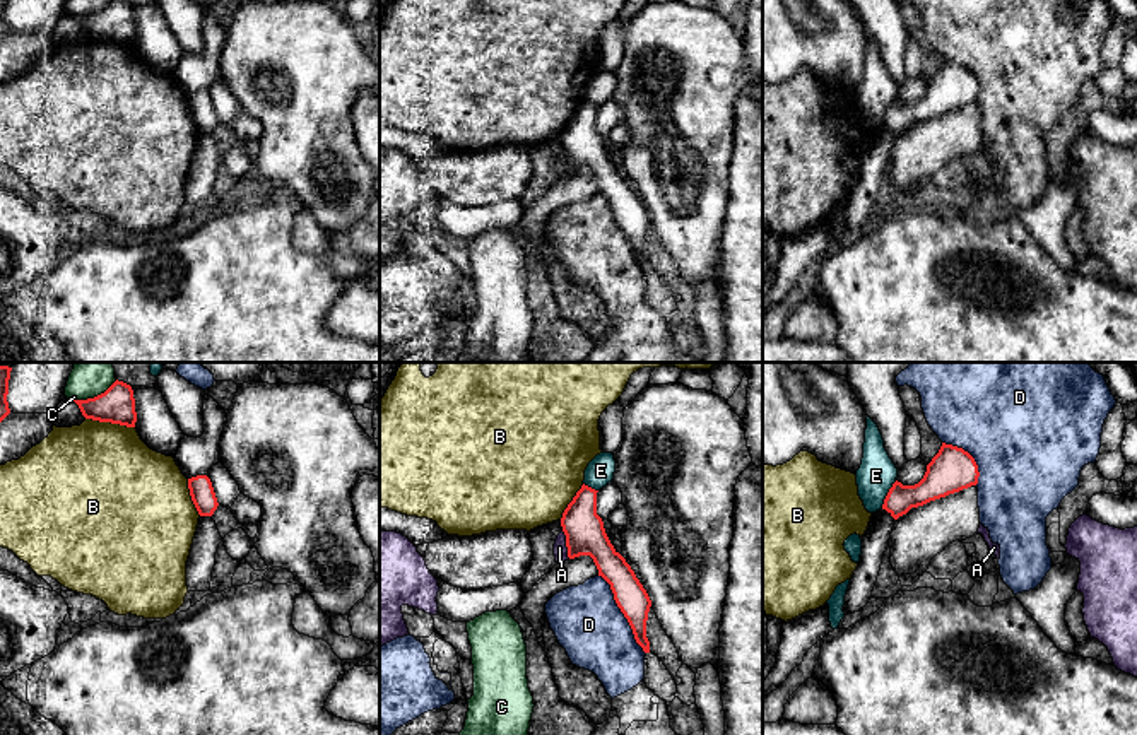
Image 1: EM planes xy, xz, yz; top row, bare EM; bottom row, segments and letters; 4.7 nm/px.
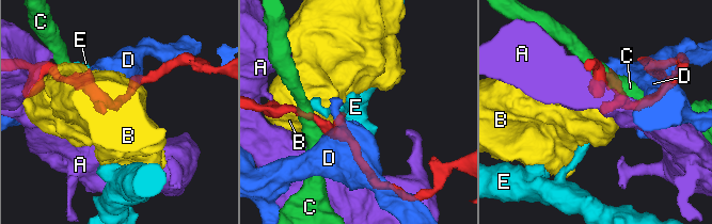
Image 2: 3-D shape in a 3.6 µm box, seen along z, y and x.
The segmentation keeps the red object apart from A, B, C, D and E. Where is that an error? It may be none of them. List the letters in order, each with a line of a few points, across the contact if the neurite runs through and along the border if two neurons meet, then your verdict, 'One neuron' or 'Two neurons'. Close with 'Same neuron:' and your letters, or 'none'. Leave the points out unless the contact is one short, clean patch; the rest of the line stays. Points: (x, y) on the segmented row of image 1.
A: Two neurons
B: Two neurons
C: Two neurons
D: Two neurons
E: Two neurons
Same neuron: none

